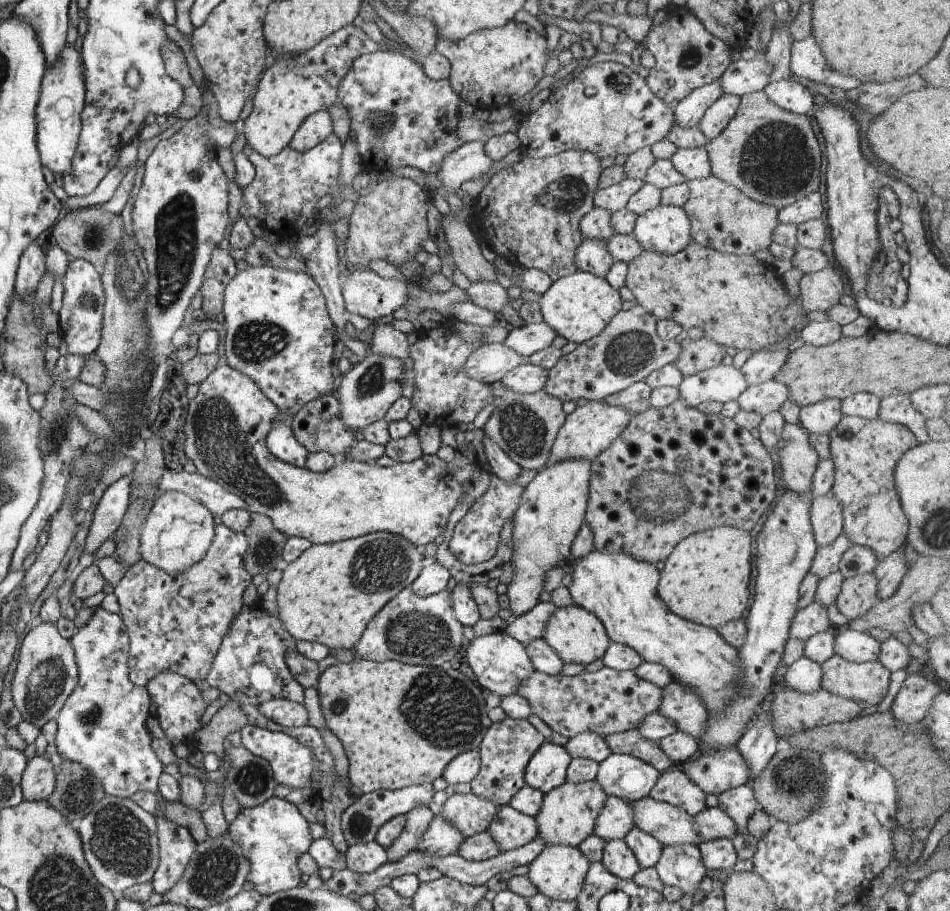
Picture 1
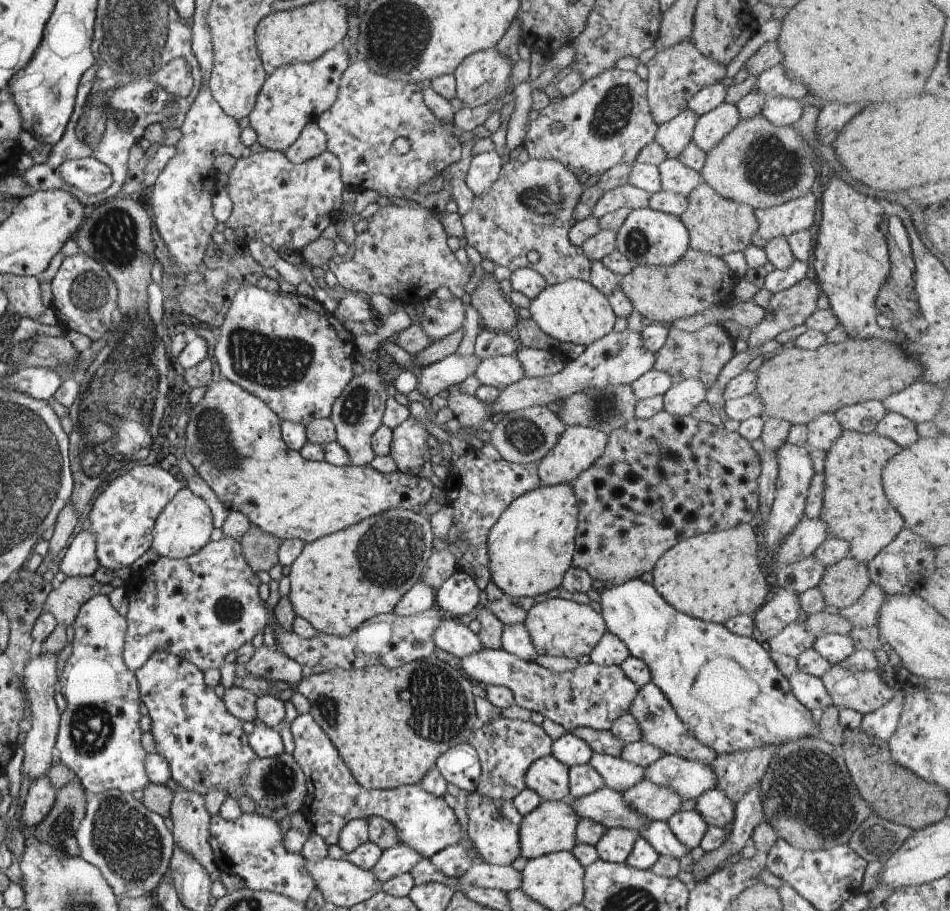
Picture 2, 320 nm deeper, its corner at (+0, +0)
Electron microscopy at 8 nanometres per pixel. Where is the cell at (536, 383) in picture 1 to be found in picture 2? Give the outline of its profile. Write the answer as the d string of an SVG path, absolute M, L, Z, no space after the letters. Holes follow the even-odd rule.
M516 355L482 359L475 372L481 385L494 386L499 392L526 377Z

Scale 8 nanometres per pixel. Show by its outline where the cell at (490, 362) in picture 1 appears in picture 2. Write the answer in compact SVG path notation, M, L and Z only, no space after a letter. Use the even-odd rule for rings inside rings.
M452 354L443 360L423 368L418 378L416 390L426 399L432 399L435 395L441 394L454 386L460 384L471 375L475 375L478 364L482 359L476 354L462 356Z

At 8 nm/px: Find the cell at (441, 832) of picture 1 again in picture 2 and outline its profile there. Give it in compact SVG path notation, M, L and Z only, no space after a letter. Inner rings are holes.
M399 843L392 848L384 849L378 864L372 868L378 882L386 883L400 874L410 873L410 870L424 860L422 854L414 852L406 844Z

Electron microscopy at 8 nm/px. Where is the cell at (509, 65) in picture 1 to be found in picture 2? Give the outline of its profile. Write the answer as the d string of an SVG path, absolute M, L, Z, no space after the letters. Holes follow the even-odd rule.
M488 48L488 50L480 50L468 56L456 68L454 72L456 98L458 98L465 107L470 109L476 108L483 104L489 103L493 98L504 97L512 90L511 85L511 72L516 57L502 56L496 48Z

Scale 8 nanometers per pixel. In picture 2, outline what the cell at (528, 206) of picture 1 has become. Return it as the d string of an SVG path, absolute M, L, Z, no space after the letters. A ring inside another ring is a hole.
M530 159L528 162L509 161L501 167L500 176L498 176L498 180L492 184L490 190L485 194L475 196L470 212L461 216L465 237L468 243L478 251L482 259L491 260L495 265L504 266L511 272L515 272L518 268L532 268L532 270L538 272L538 274L548 282L549 286L555 286L556 284L573 279L590 281L591 261L586 258L586 254L581 247L573 246L569 240L570 228L572 228L576 222L574 210L583 192L582 185L583 184L580 184L577 177L574 175L574 172L571 172L566 166L563 166L560 162L554 161L553 159Z

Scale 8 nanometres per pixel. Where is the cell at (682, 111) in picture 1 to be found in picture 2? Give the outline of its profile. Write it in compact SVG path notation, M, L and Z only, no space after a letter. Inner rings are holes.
M684 110L669 122L659 125L655 142L662 146L667 159L678 159L678 154L693 142L698 116L692 110Z

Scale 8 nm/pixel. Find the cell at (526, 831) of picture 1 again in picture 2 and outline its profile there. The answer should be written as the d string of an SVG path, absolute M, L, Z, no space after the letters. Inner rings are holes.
M477 792L470 795L466 806L468 830L466 838L474 844L474 850L482 856L483 862L494 865L512 865L520 855L520 823L522 814L516 810L512 801L491 800Z

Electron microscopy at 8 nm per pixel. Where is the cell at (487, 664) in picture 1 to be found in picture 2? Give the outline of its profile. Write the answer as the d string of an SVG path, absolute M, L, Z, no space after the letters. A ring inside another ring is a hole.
M445 615L442 624L434 634L435 646L462 660L484 646L478 635L474 634L468 626L464 626L458 618Z

